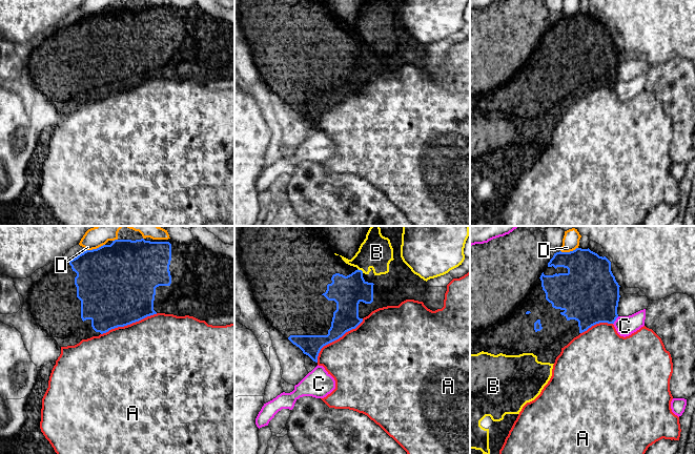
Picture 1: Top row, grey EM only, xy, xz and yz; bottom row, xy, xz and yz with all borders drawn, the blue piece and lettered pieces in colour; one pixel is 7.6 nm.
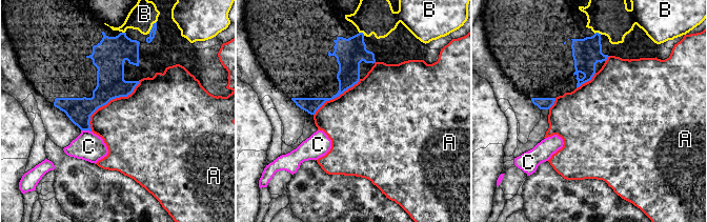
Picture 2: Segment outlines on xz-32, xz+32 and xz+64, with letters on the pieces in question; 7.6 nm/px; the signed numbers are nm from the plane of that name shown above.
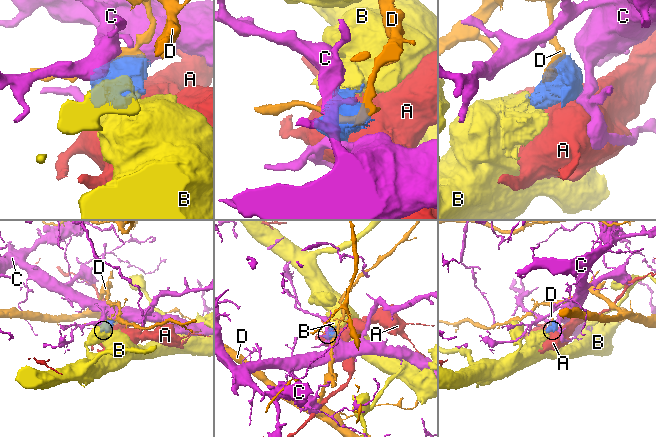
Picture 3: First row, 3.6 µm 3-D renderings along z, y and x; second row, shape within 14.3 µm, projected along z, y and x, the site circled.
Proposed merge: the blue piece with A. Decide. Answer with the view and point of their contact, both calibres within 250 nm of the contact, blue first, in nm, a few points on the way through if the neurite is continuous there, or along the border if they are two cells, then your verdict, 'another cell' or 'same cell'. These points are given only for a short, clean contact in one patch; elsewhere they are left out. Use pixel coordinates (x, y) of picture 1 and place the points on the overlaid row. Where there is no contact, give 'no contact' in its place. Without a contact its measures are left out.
xz (335, 339) | 190/480 nm | same cell

